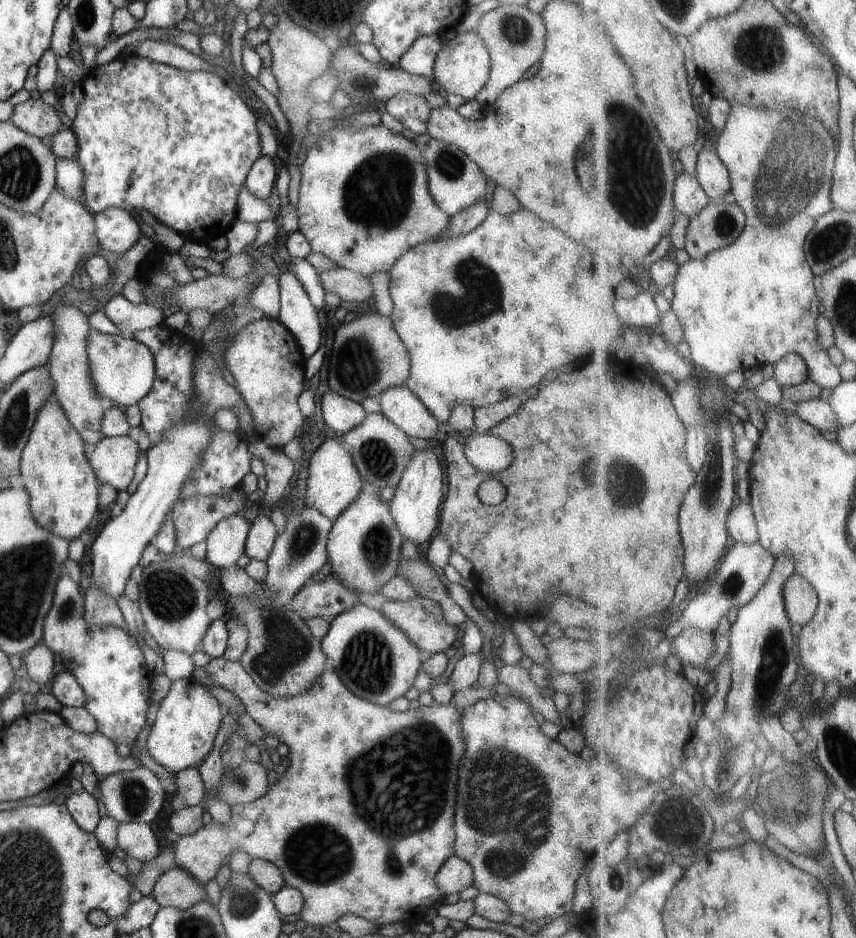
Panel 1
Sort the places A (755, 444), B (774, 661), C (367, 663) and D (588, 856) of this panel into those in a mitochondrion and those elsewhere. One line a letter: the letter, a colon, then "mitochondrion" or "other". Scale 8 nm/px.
A: other
B: mitochondrion
C: mitochondrion
D: other

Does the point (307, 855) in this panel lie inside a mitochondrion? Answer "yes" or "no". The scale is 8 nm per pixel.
yes

